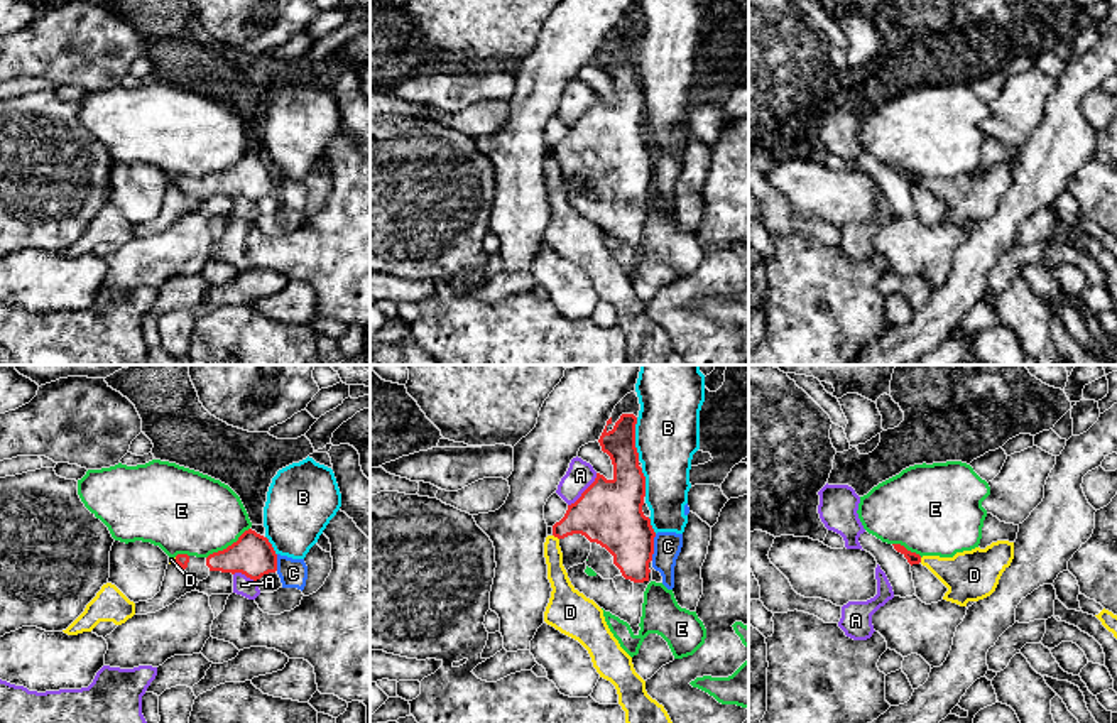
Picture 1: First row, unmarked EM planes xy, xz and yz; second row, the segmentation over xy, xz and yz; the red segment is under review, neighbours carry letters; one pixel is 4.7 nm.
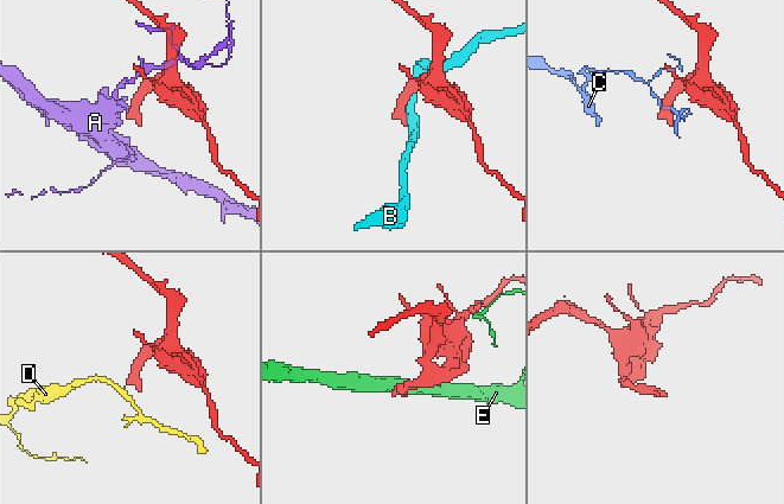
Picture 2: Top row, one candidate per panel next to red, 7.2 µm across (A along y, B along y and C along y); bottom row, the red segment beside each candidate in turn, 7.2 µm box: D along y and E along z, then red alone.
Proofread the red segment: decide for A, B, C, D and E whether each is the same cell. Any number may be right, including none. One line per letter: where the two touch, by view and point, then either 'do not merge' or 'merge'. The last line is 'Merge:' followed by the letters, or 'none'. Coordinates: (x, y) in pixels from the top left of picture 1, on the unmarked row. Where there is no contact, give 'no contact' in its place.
A: meets red in xz at (585, 112); do not merge
B: meets red in xz at (634, 61); do not merge
C: meets red in xz at (653, 169); do not merge
D: meets red in xz at (556, 157); do not merge
E: meets red in xy at (228, 168); do not merge
Merge: none

